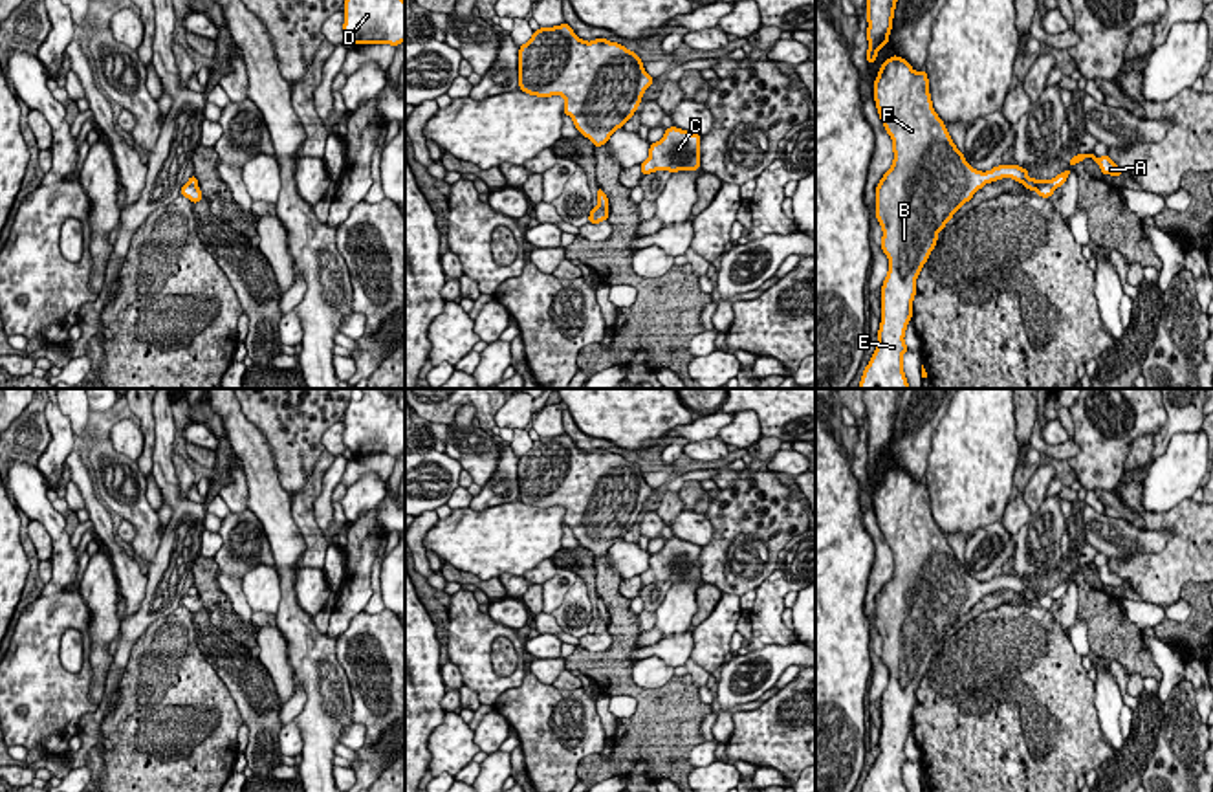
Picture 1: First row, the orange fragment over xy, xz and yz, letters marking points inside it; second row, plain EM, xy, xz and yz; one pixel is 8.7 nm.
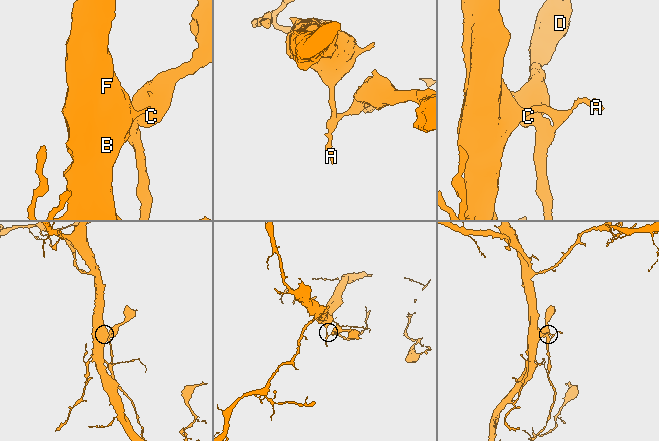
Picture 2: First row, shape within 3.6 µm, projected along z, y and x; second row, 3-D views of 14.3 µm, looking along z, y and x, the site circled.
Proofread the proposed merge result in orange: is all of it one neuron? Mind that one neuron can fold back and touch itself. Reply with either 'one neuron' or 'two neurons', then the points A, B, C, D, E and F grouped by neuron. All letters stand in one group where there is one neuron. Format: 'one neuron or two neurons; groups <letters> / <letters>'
two neurons; groups A B E F / C D

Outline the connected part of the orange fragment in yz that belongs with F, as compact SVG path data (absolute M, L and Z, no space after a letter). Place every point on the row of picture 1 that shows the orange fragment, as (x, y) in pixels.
M892 55L878 70L872 90L880 119L892 139L894 160L874 191L876 218L883 231L881 251L889 258L889 271L881 284L880 339L869 365L863 370L858 389L909 389L909 381L903 372L903 354L909 348L903 337L907 324L912 319L916 279L938 242L938 233L945 227L953 214L986 183L1002 178L1011 178L1022 183L1028 191L1033 191L1037 185L1050 185L1057 189L1066 182L1072 167L1081 163L1085 158L1094 160L1103 176L1121 176L1125 172L1110 160L1109 154L1096 158L1094 152L1079 152L1068 160L1070 165L1065 172L1044 182L1030 178L1028 169L1015 163L997 165L991 170L982 172L966 161L964 154L953 143L947 126L934 112L925 70L914 72L905 59Z

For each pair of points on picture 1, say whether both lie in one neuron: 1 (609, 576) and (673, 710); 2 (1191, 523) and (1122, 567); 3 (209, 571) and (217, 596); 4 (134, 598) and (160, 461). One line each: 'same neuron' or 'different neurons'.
1: same neuron
2: same neuron
3: same neuron
4: different neurons

